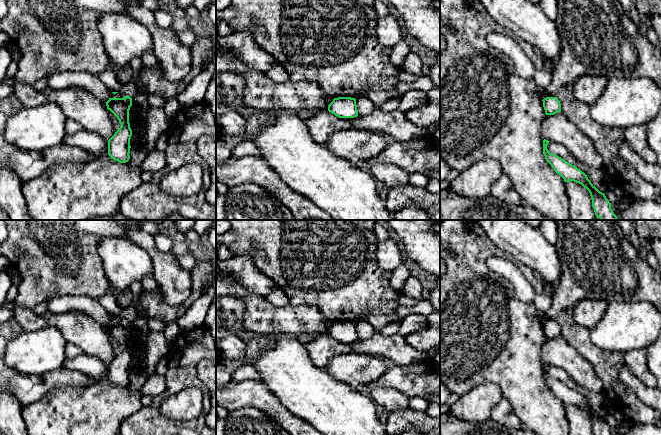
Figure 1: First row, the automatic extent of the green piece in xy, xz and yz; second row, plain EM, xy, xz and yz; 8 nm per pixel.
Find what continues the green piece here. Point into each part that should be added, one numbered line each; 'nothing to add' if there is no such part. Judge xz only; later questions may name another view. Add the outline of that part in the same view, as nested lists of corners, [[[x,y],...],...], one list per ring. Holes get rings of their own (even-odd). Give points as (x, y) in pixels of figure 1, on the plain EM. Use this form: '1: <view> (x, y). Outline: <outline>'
nothing to add

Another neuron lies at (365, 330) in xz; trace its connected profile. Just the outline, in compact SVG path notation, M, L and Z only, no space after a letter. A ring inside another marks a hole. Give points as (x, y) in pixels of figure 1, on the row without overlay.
M361 321L356 323L358 339L364 340L373 336L377 331L370 323Z

